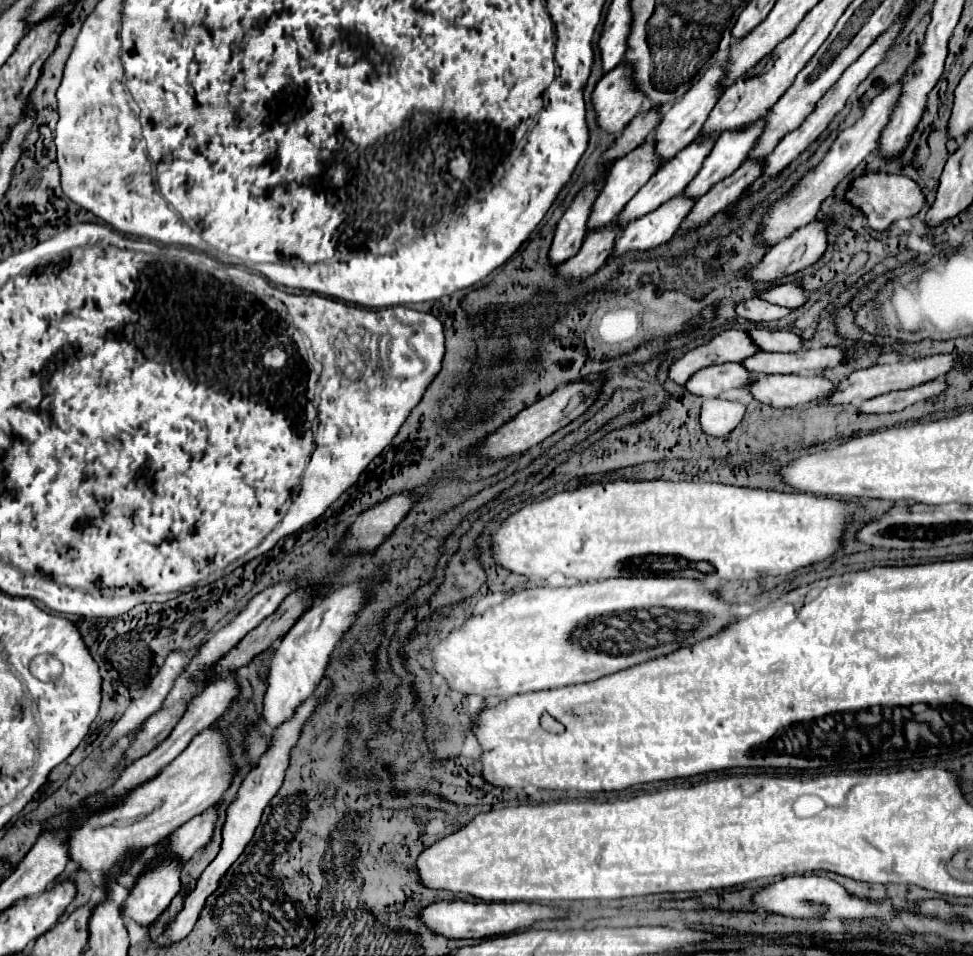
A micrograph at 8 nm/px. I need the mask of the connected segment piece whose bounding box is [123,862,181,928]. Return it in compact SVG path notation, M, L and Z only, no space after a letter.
M165 862L161 868L155 874L145 874L123 902L123 910L143 928L151 926L181 888L177 862Z

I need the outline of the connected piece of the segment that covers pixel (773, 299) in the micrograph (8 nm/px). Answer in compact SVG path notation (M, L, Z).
M791 282L773 286L773 288L767 288L767 290L759 290L757 296L771 302L771 304L785 306L785 308L797 308L797 306L805 304L805 300L807 300L803 288L799 288L797 284L791 284Z

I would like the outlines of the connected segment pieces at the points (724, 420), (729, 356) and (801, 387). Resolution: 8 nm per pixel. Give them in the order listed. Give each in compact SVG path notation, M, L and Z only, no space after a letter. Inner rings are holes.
M703 400L701 428L709 436L727 436L737 428L743 414L745 406L741 402Z
M723 330L715 334L707 344L701 344L685 356L673 360L669 364L669 378L677 384L685 384L685 378L693 374L693 370L701 370L701 366L713 366L723 362L741 362L749 354L755 354L753 342L749 342L747 332L743 330Z
M771 374L759 376L747 384L749 394L773 408L797 408L833 392L833 382L821 376Z

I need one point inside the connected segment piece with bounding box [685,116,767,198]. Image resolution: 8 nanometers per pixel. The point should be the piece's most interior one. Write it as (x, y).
(733, 146)

